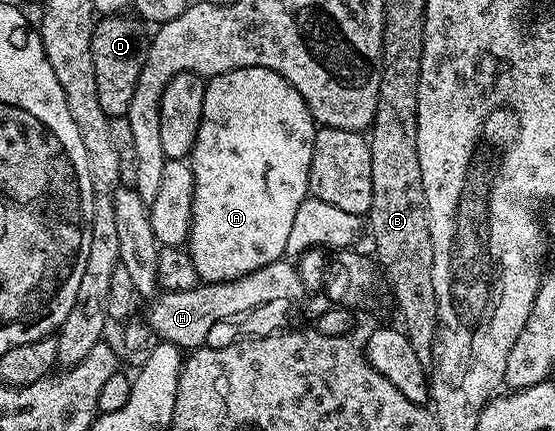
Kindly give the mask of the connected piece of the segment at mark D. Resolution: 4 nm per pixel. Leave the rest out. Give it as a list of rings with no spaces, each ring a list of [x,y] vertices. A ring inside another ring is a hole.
[[[105,17],[96,24],[93,33],[93,64],[95,65],[95,81],[99,93],[99,105],[103,113],[110,117],[128,116],[131,97],[135,93],[137,78],[151,42],[145,36],[146,24],[140,18],[121,19],[125,17]]]

